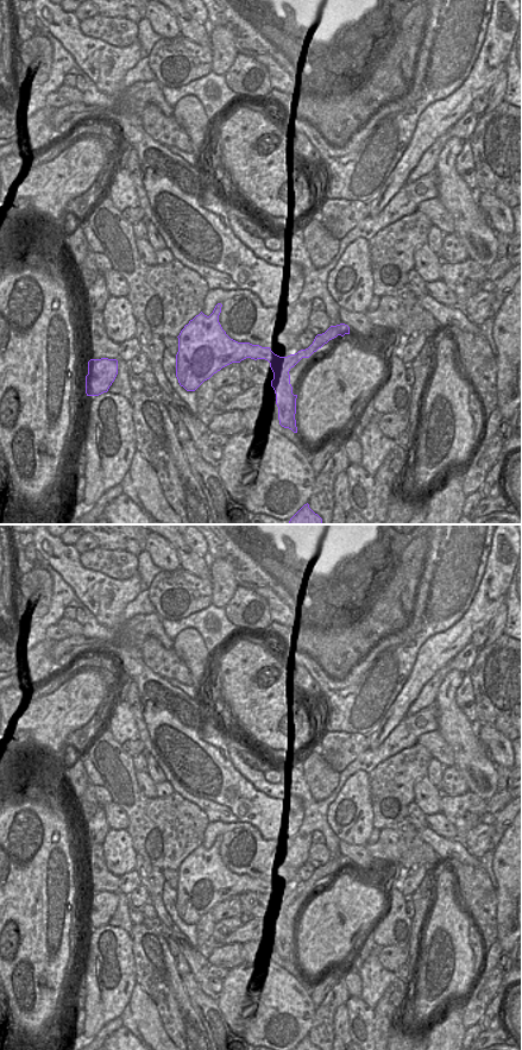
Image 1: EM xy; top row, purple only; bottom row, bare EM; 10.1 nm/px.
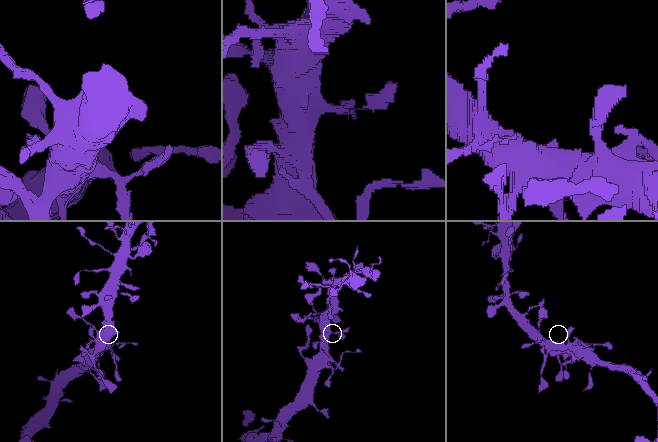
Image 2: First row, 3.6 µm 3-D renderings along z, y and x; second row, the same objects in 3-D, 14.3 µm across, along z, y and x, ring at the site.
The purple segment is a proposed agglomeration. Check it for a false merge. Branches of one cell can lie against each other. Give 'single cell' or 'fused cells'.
single cell

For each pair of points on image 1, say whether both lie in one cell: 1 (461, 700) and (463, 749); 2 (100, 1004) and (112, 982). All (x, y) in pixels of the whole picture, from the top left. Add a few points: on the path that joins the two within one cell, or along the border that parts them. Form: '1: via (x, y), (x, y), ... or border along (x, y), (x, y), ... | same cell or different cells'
1: border along (461, 679), (456, 693), (456, 703), (461, 709) | different cells
2: via (105, 999), (108, 987) | same cell

